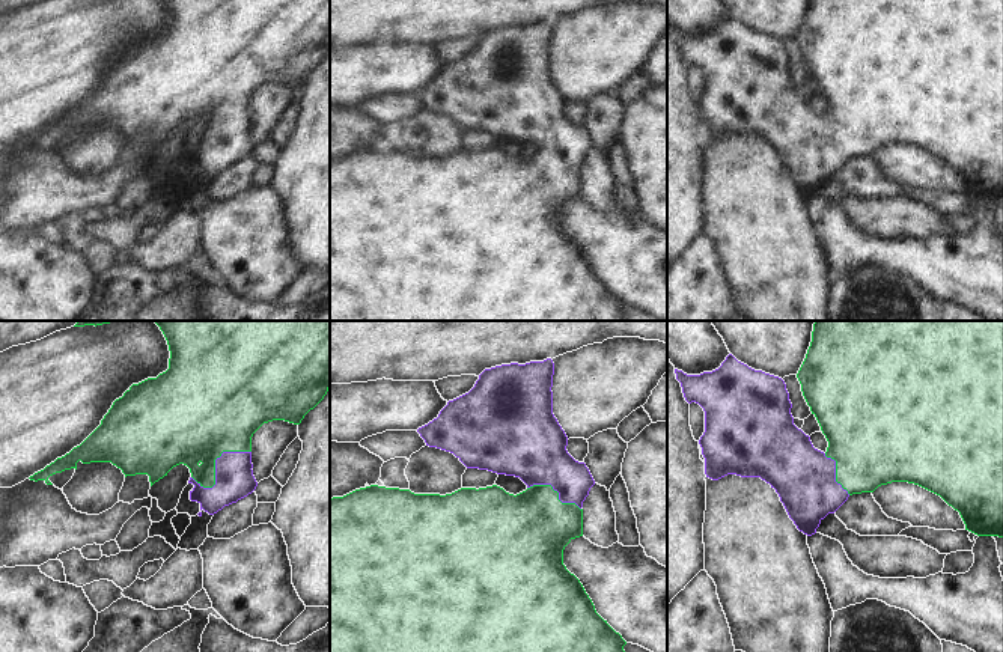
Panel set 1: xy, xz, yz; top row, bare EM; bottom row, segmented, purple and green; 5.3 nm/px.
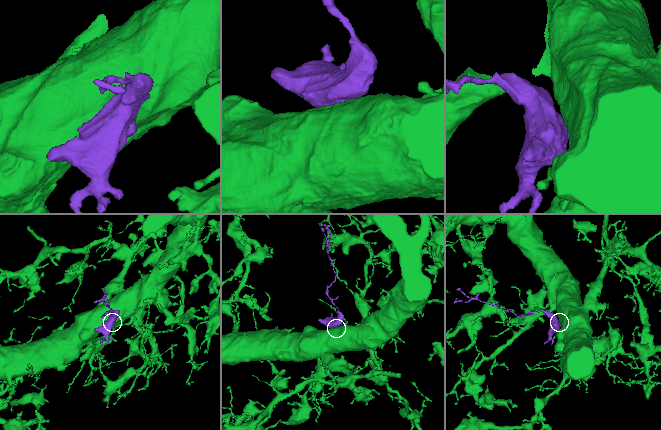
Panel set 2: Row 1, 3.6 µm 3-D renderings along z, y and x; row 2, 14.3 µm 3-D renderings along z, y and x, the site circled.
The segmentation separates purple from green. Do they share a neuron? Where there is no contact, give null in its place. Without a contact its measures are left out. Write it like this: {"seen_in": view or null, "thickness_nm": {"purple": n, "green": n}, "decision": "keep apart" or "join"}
{"seen_in": "xy", "thickness_nm": {"purple": 200, "green": 420}, "decision": "join"}

